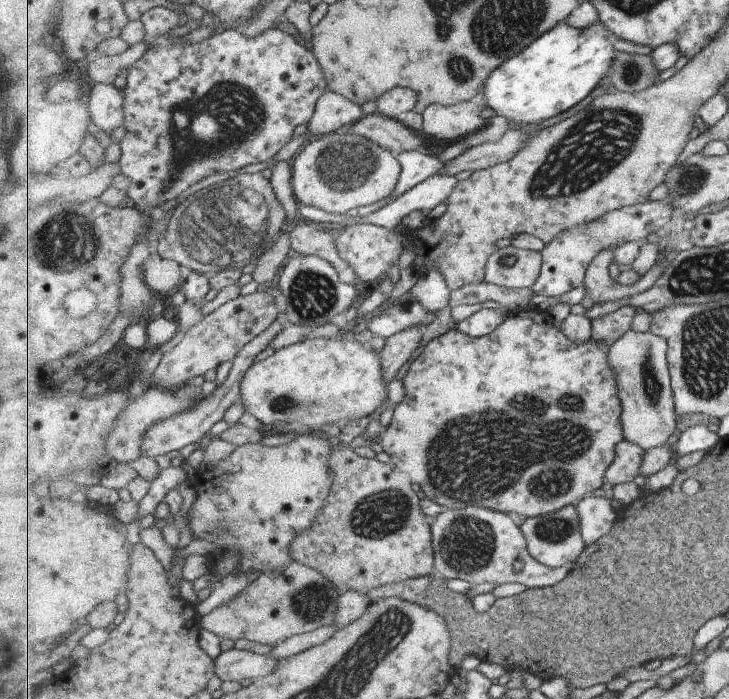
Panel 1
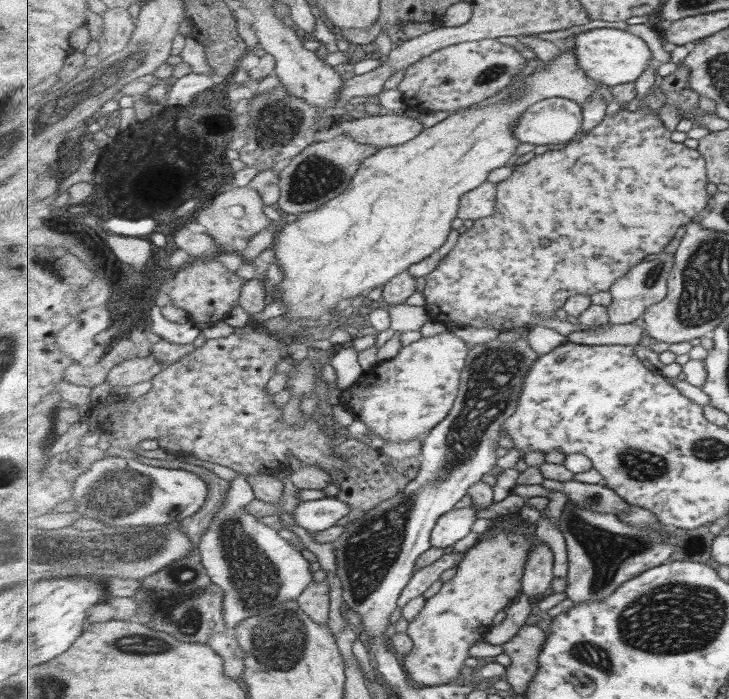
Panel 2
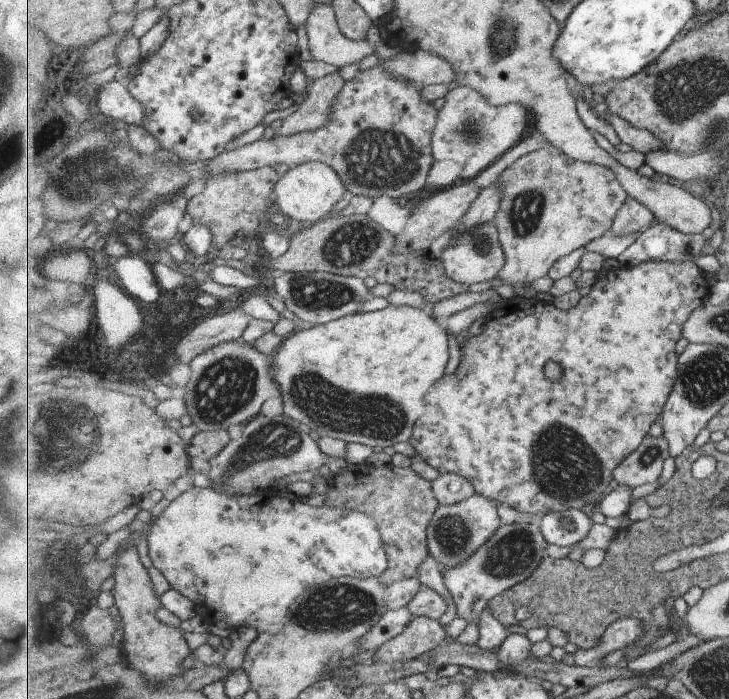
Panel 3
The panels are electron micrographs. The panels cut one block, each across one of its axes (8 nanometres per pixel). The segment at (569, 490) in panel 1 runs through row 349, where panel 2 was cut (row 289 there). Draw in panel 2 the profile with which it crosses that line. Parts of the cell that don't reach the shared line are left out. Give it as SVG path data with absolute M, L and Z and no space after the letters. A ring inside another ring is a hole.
M623 108L613 117L606 116L603 122L599 126L595 126L591 132L581 130L565 148L547 150L545 153L535 155L525 164L513 166L515 169L513 176L509 180L503 180L497 184L497 210L495 210L495 214L474 221L473 226L460 235L457 245L443 258L443 262L431 274L423 277L427 279L427 282L425 282L426 286L421 289L421 292L430 316L446 325L457 324L476 329L495 329L499 333L519 331L522 335L529 334L529 331L540 327L541 320L555 315L555 310L563 309L569 297L579 293L593 296L593 293L609 291L617 279L629 274L634 266L645 260L645 256L663 252L669 246L669 242L675 238L675 234L679 232L681 226L692 222L695 216L703 215L707 208L707 200L711 197L707 192L707 184L710 180L708 179L708 166L704 155L698 148L693 149L685 143L673 142L671 132L659 120L657 112L651 108L647 109L647 111L639 109L628 112Z

